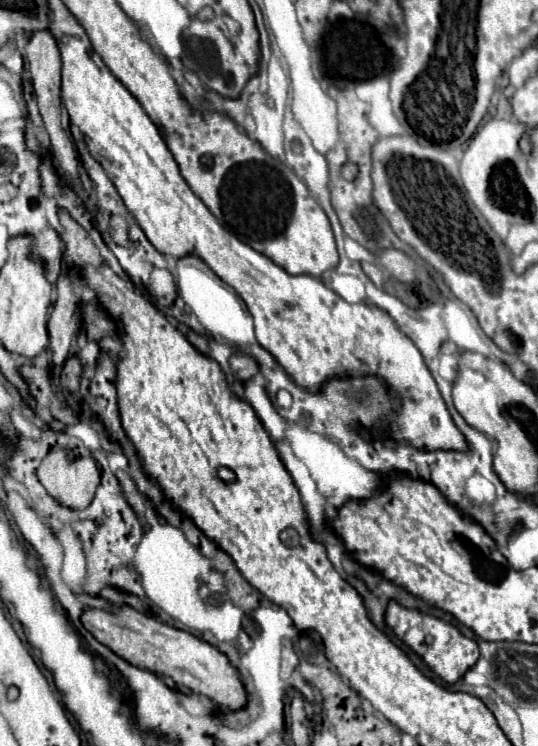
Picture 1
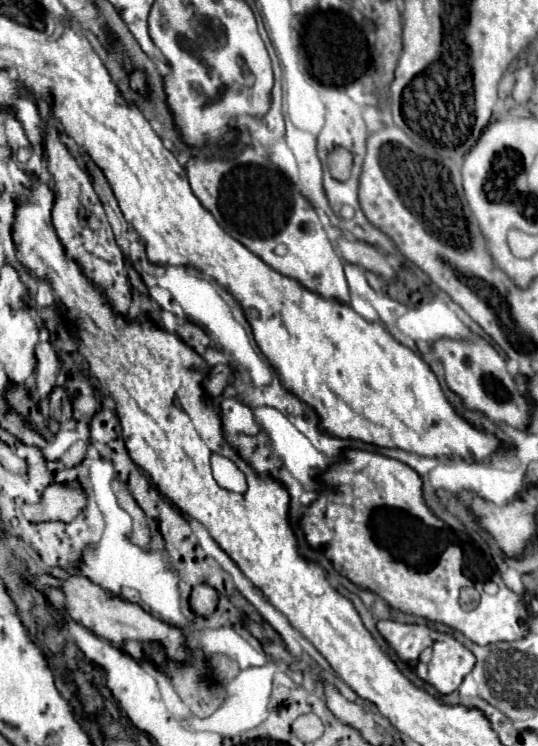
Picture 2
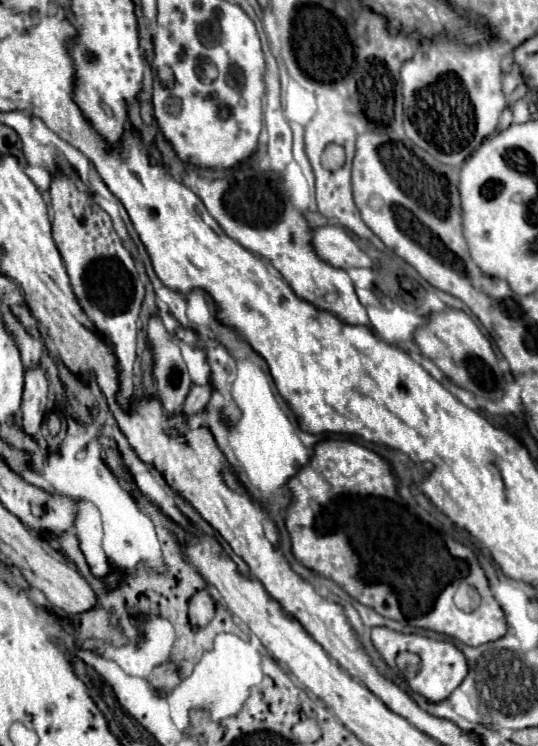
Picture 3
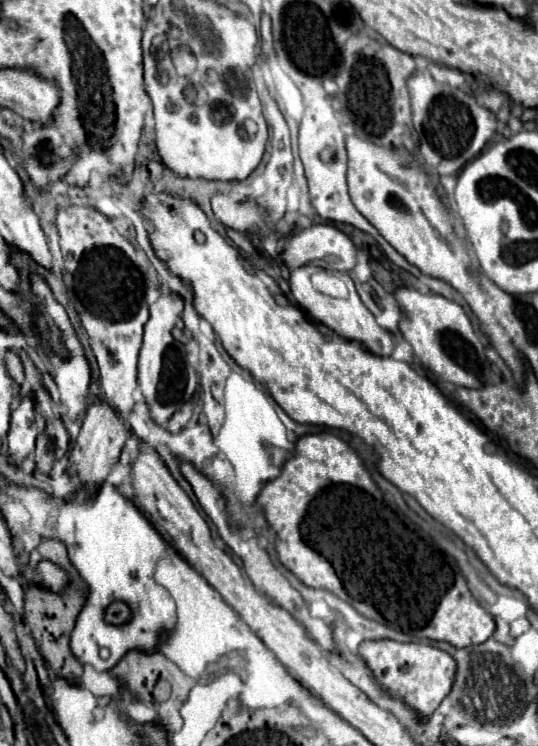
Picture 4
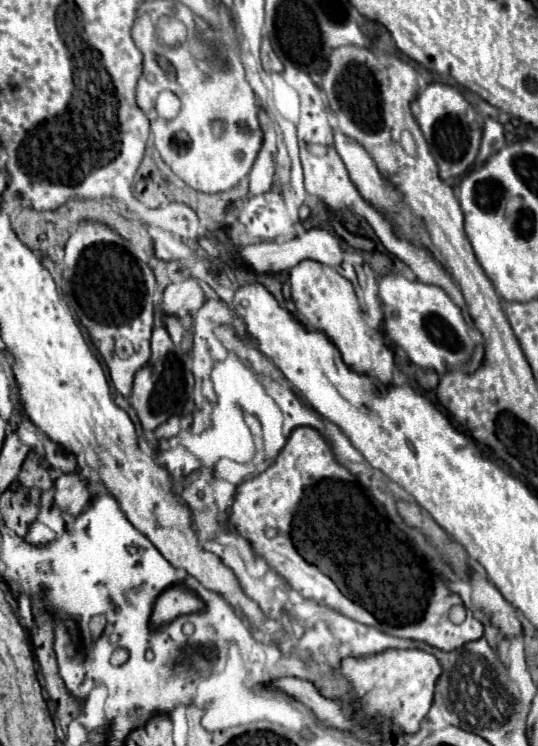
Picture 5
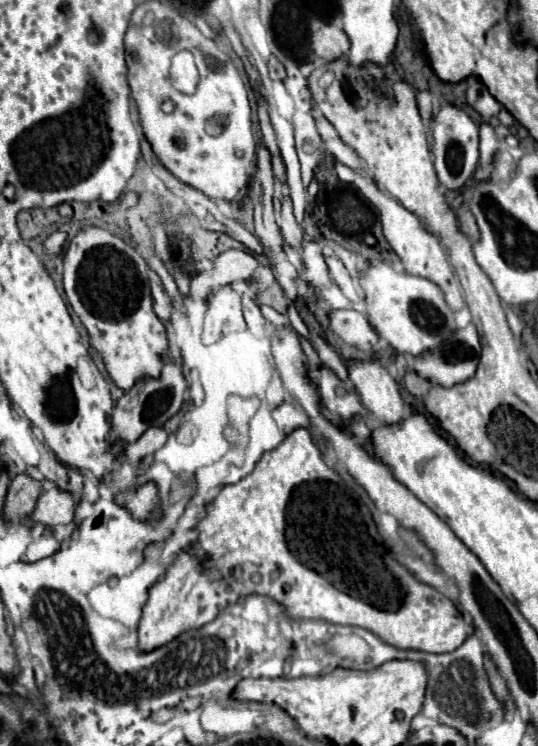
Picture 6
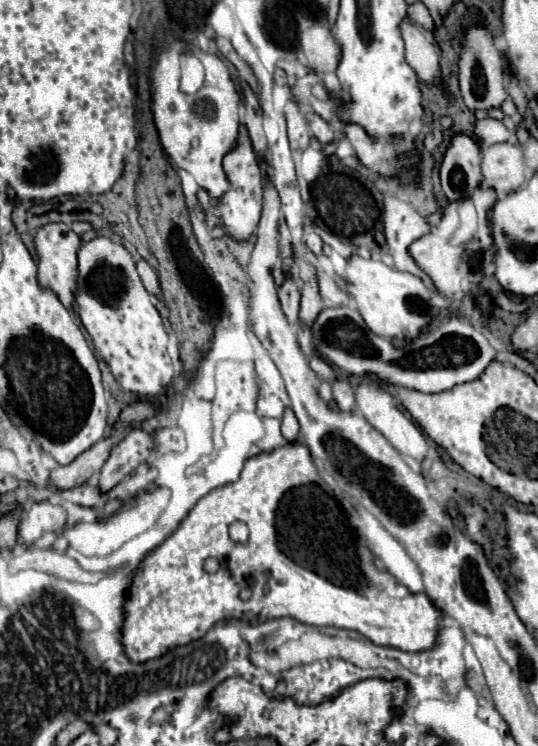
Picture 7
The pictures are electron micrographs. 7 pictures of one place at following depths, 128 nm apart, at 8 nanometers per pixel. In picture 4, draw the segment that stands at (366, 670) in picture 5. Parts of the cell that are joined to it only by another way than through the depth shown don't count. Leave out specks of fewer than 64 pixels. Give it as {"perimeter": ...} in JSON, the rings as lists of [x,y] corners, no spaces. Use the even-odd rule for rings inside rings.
{"perimeter":[[[366,640],[360,644],[360,654],[366,664],[372,668],[378,682],[388,694],[404,698],[422,720],[428,720],[440,702],[452,690],[452,676],[456,676],[456,660],[430,644],[420,642],[396,642],[396,640]],[[402,666],[408,666],[408,672],[400,672]]]}

